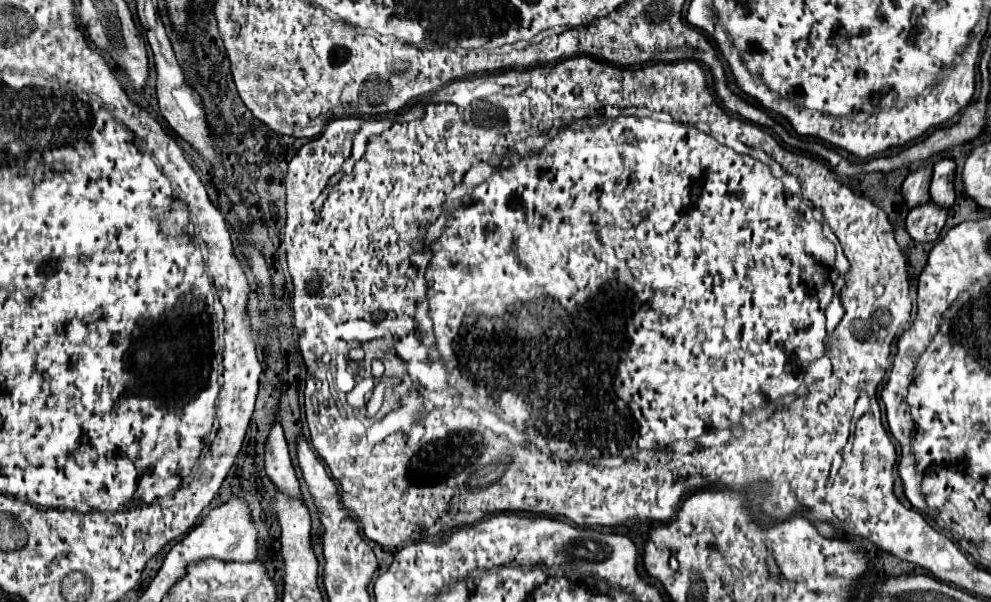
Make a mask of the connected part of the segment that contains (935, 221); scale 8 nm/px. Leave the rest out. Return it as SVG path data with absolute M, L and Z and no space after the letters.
M934 203L920 205L912 209L906 217L906 231L914 243L932 243L940 237L940 231L946 223L948 211L938 209Z

